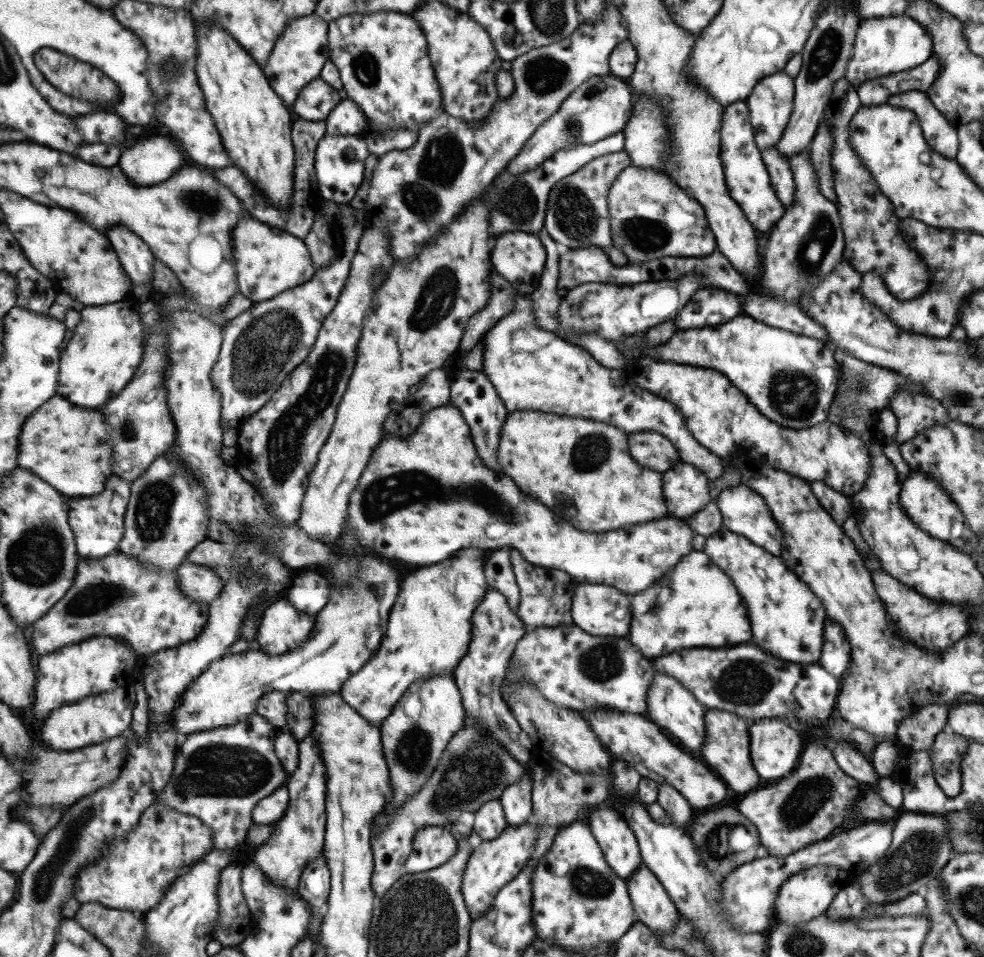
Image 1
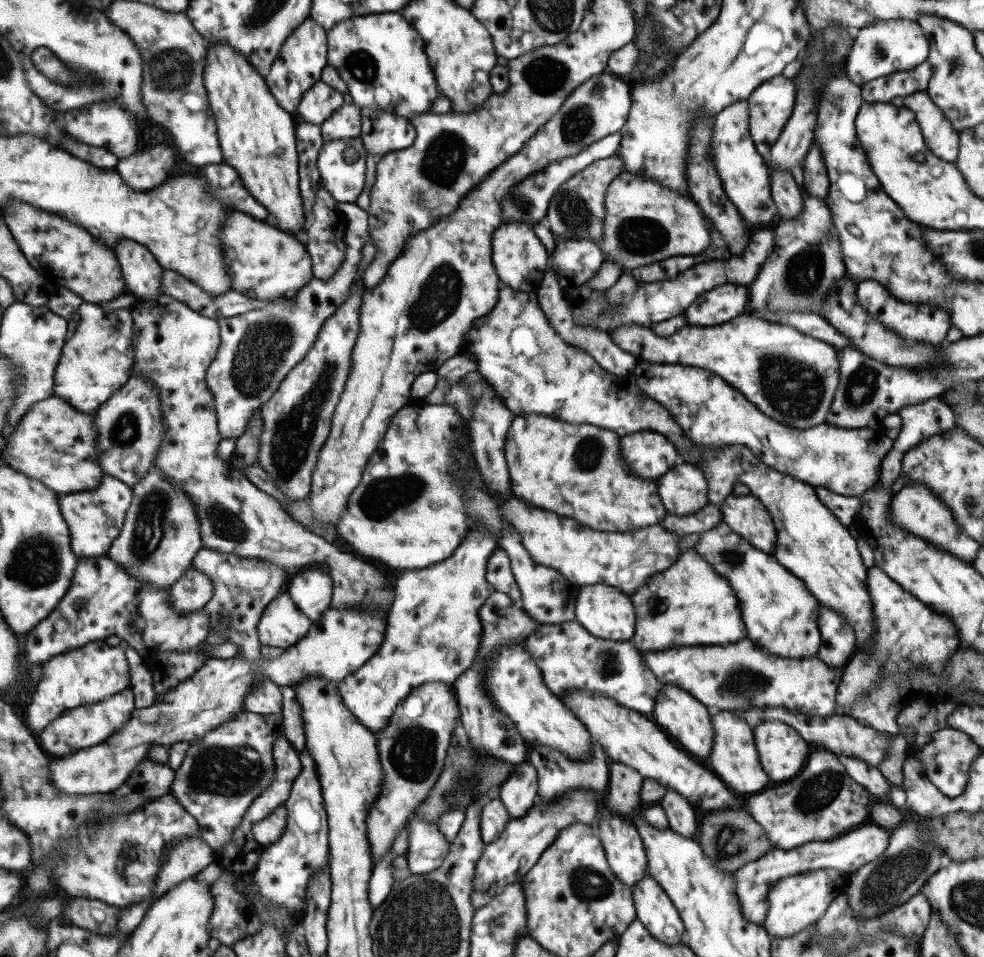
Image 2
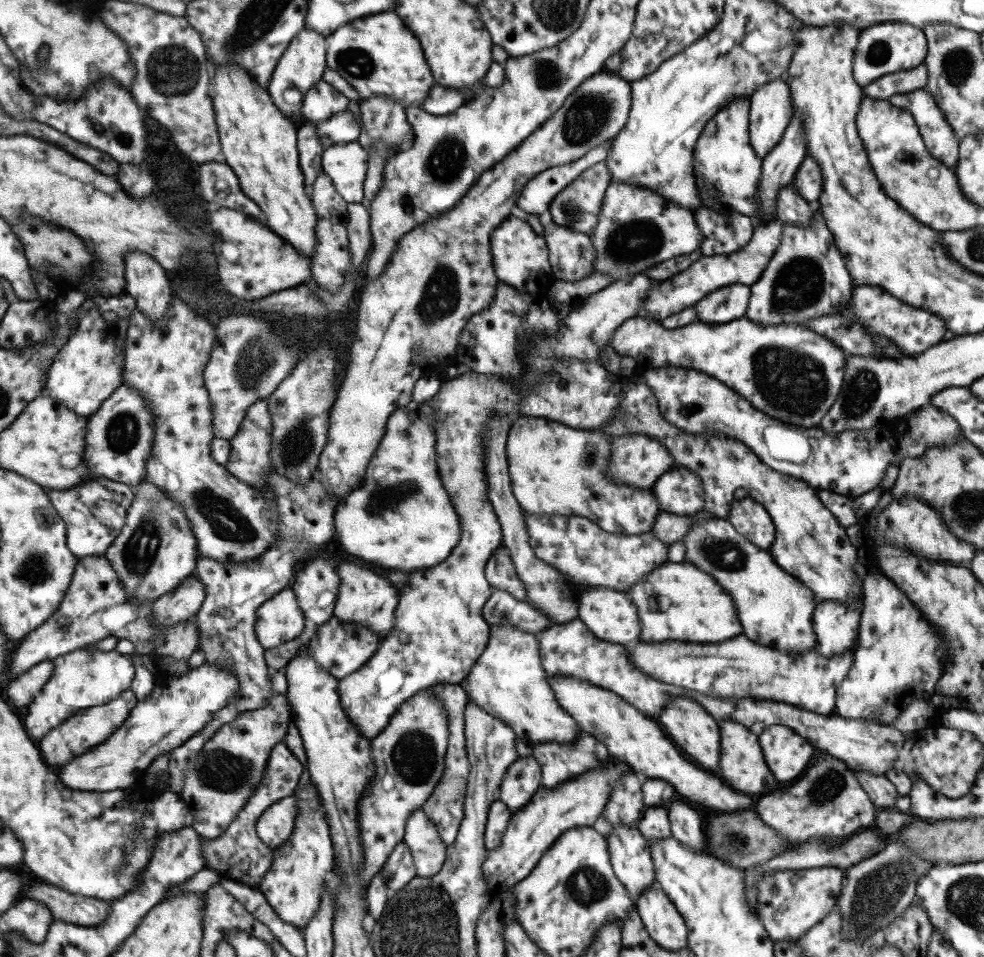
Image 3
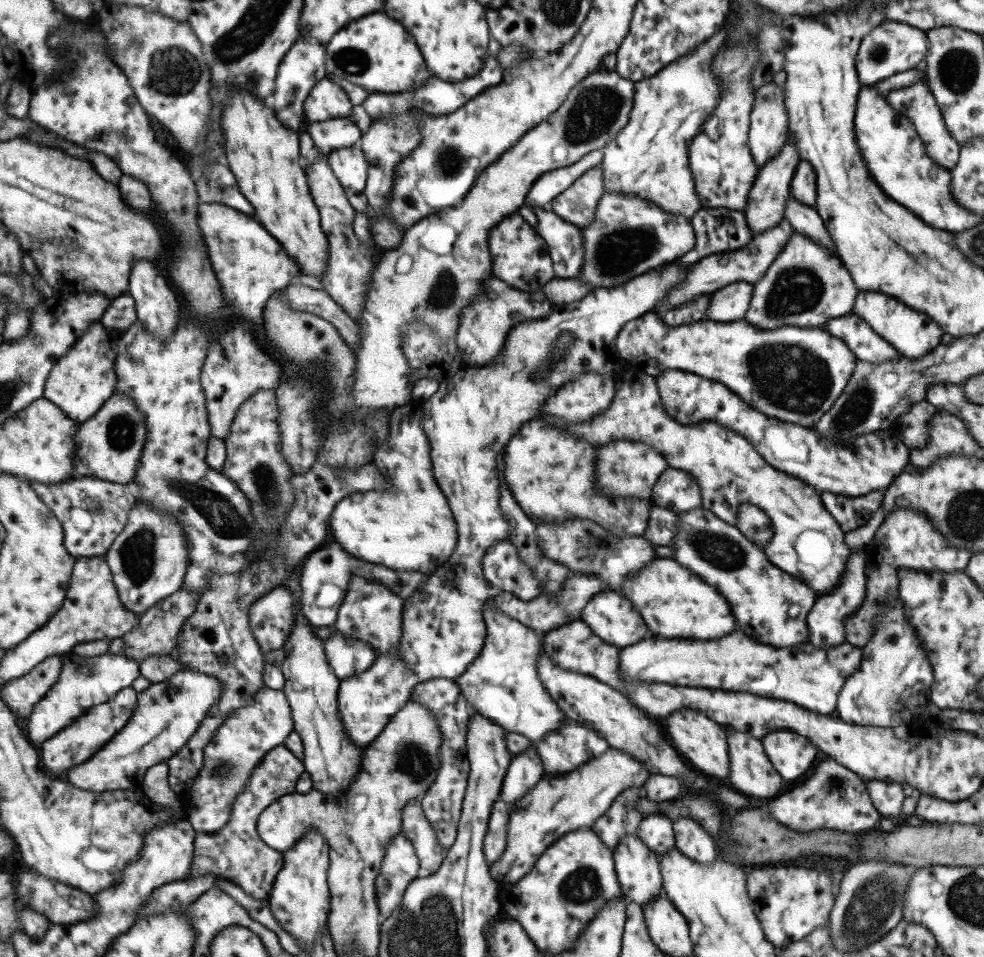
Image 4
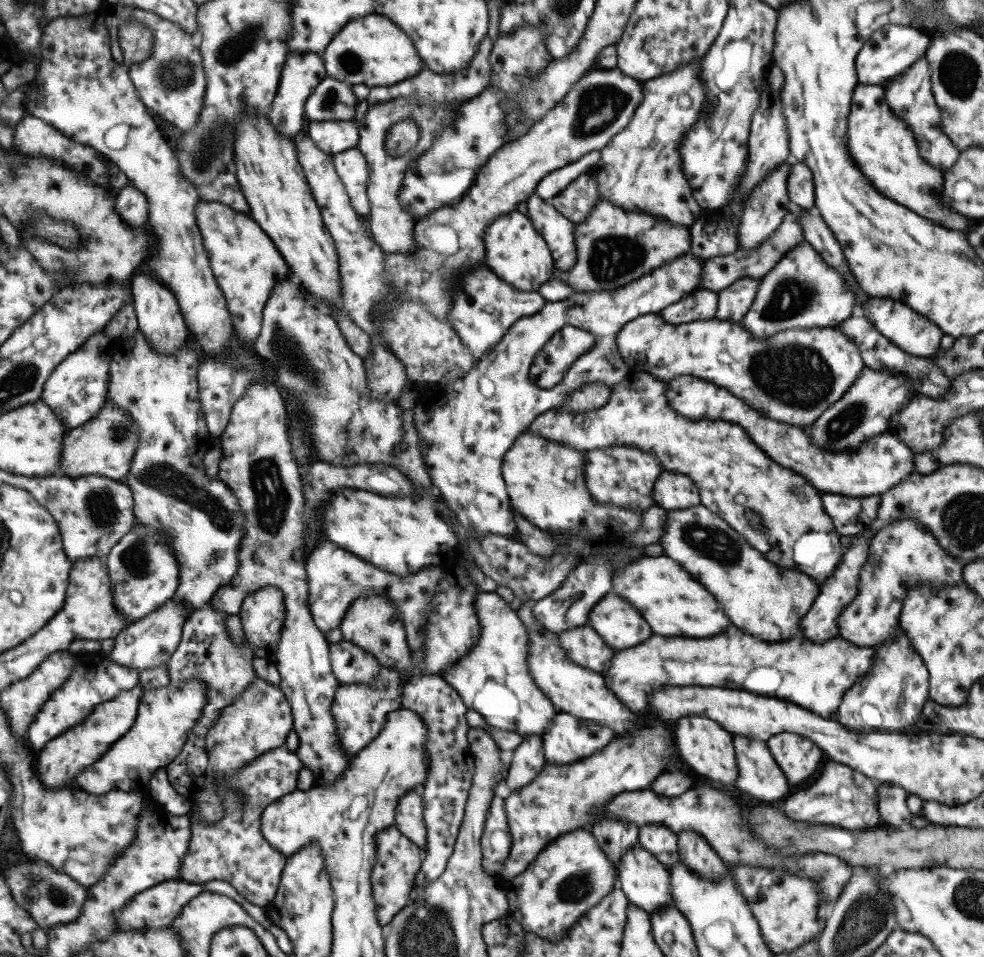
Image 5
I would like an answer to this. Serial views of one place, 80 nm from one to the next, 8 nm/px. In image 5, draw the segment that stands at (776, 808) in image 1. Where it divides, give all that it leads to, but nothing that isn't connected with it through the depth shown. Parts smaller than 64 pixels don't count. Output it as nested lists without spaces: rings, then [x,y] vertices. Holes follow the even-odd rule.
[[[827,762],[805,790],[789,794],[781,804],[782,813],[791,820],[809,825],[833,825],[850,831],[863,831],[879,824],[876,783],[856,770]]]

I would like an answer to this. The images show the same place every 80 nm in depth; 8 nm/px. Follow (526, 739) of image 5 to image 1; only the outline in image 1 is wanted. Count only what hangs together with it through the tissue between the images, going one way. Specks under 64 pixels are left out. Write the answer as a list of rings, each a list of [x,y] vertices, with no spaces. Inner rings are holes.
[[[530,772],[525,773],[519,777],[517,782],[507,786],[498,799],[509,827],[519,827],[531,819],[531,786]]]

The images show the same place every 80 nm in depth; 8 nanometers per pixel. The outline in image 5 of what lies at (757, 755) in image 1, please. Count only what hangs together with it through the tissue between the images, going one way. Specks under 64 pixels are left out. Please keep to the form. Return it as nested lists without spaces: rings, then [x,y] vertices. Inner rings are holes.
[[[780,733],[765,742],[777,766],[787,778],[788,785],[795,786],[819,772],[822,751],[807,738],[793,733]]]

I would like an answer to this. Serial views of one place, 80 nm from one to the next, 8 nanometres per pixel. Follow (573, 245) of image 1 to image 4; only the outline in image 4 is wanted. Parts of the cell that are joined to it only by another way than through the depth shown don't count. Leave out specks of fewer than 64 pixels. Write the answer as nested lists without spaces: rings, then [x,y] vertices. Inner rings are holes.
[[[594,166],[553,198],[551,211],[581,229],[592,222],[597,201],[603,192],[602,170]]]

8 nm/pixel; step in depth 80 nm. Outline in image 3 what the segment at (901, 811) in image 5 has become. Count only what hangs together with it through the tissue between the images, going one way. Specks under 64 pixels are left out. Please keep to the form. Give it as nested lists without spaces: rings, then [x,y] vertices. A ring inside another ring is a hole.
[[[853,770],[857,784],[867,794],[868,800],[879,810],[894,809],[897,792],[884,775],[871,774],[862,770]]]

